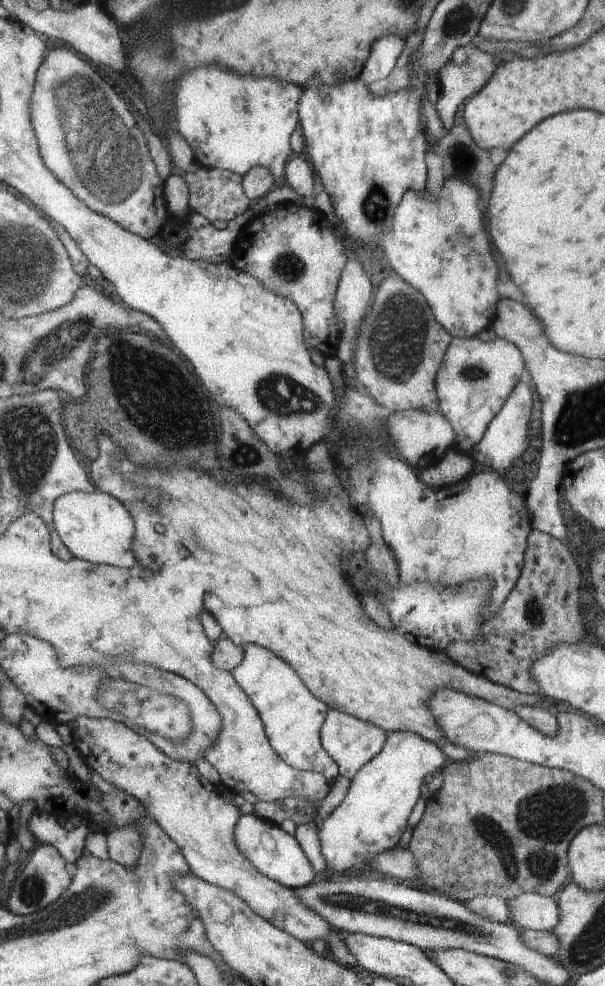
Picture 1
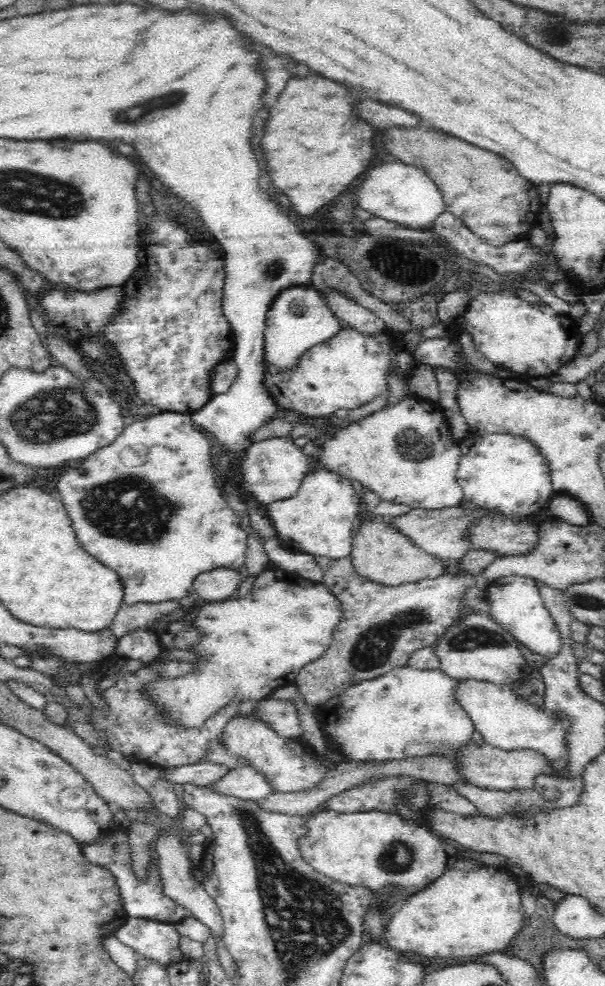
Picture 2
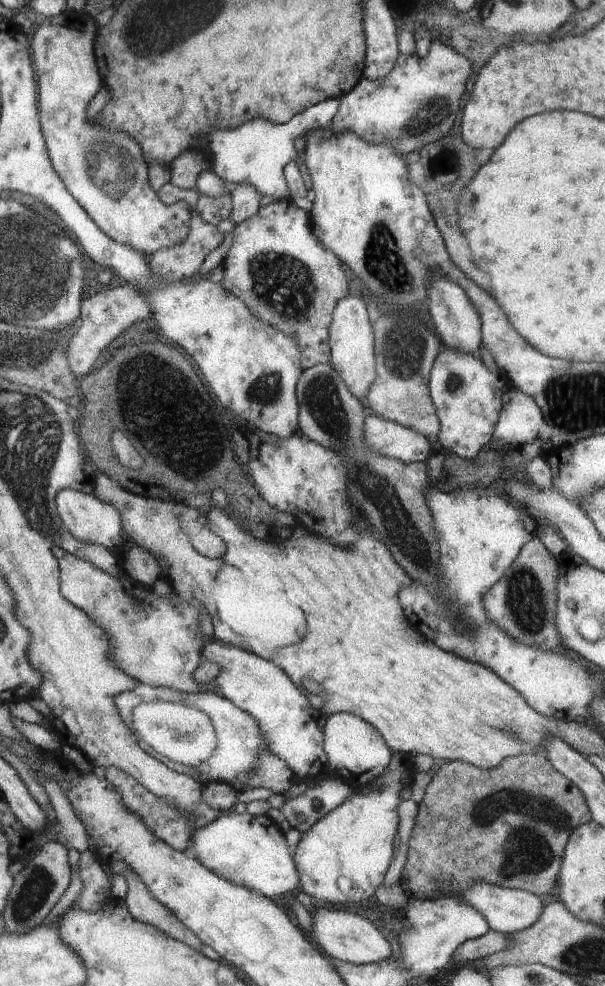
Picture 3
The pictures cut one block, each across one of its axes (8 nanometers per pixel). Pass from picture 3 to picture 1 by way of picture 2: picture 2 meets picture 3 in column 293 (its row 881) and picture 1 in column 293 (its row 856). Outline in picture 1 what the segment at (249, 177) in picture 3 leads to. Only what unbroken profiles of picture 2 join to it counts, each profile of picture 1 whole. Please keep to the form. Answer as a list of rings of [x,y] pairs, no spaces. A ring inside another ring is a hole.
[[[202,66],[178,84],[178,98],[175,98],[176,124],[178,134],[192,149],[195,161],[202,167],[226,169],[244,176],[252,167],[266,167],[274,178],[274,185],[285,185],[284,167],[294,155],[290,148],[290,134],[298,126],[298,103],[303,93],[299,86],[284,84],[262,78],[240,78],[218,66]]]

